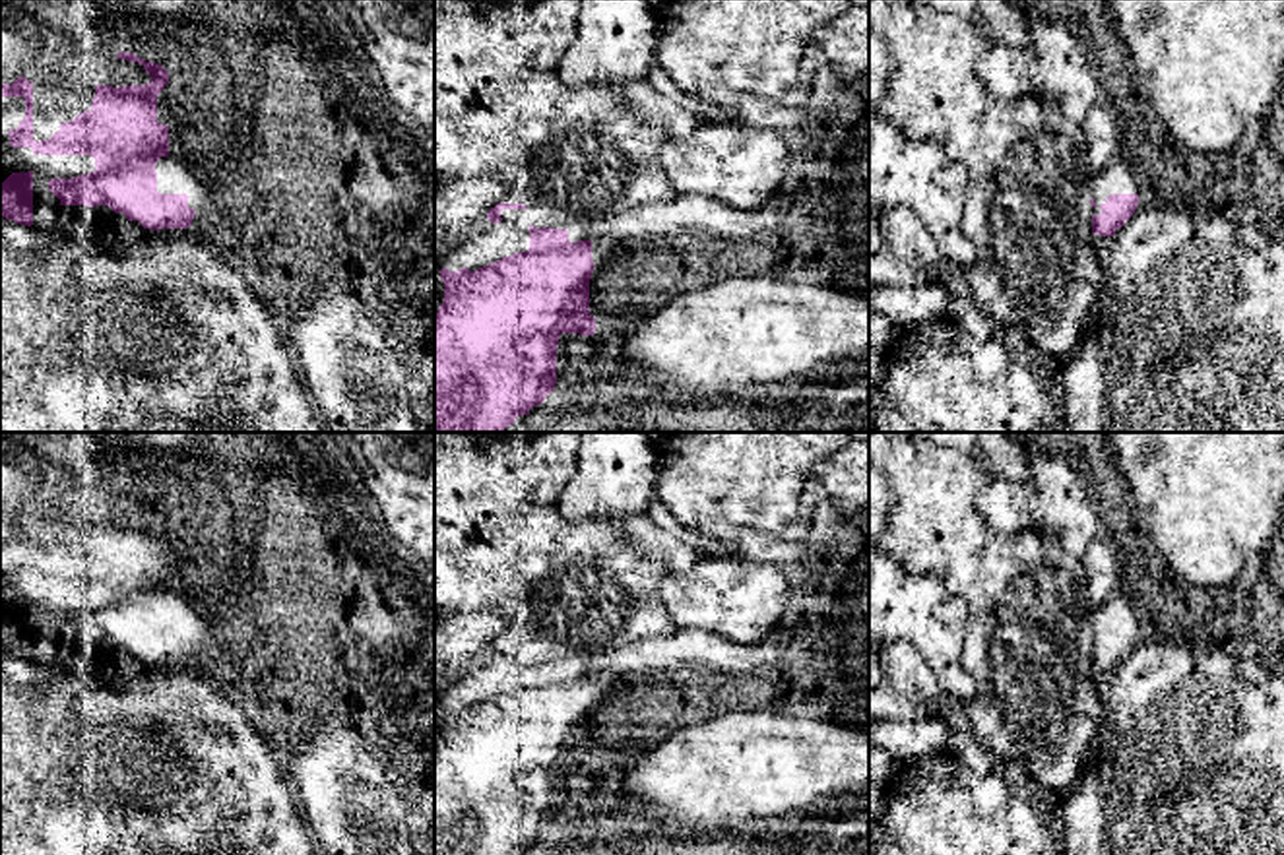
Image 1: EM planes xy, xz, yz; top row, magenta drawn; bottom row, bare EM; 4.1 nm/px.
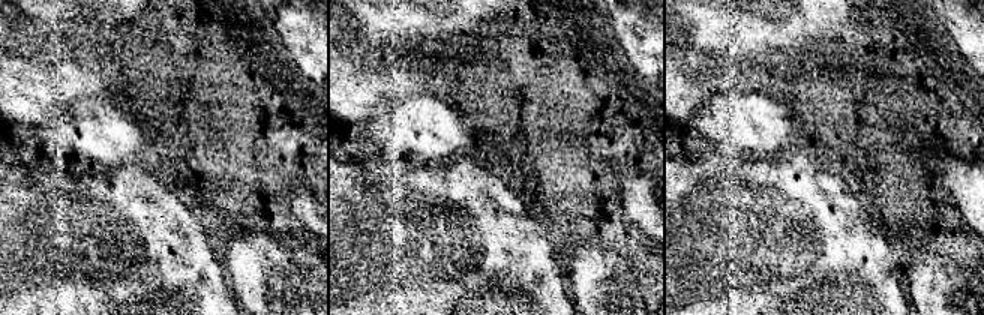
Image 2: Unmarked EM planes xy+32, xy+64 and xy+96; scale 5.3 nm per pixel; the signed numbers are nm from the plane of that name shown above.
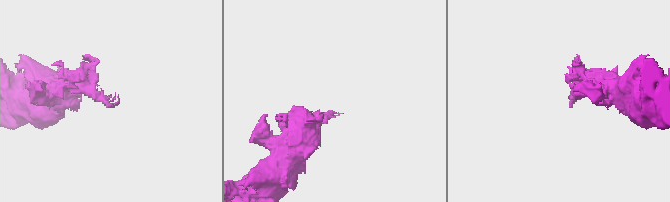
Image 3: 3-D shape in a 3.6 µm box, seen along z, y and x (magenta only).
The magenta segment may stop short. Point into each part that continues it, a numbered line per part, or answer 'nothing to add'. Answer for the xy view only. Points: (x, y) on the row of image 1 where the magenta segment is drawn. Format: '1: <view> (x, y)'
1: xy (45, 167)
2: xy (173, 177)

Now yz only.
1: yz (1118, 177)

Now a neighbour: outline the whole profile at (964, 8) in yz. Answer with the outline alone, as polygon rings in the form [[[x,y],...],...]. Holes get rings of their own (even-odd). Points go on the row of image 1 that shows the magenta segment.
[[[927,0],[927,6],[941,12],[950,12],[960,17],[968,17],[974,23],[981,23],[983,17],[978,8],[978,0]]]

